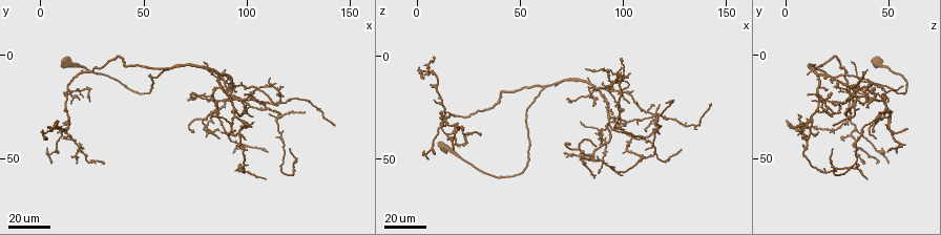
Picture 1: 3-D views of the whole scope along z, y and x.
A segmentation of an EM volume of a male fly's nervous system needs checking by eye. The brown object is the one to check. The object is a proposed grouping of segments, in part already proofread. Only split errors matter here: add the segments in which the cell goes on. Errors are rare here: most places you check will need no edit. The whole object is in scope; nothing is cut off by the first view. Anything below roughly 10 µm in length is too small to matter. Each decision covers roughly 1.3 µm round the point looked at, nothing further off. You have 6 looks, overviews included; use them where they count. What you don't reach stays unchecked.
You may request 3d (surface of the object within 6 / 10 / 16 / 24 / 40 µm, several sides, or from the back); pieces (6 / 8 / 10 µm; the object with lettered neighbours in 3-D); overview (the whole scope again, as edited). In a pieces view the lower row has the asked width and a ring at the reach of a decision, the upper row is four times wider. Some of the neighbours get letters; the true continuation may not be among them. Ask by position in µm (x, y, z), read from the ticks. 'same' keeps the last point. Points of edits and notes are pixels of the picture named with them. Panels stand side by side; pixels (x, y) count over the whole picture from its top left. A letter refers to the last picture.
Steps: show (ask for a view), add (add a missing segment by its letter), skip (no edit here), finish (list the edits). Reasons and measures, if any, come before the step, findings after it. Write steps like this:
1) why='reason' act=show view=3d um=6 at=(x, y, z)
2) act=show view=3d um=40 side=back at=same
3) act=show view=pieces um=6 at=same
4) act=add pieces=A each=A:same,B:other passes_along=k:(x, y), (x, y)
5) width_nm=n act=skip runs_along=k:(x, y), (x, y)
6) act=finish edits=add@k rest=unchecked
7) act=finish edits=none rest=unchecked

why='branch stops here' act=show view=3d um=24 at=(15, 18, 28)

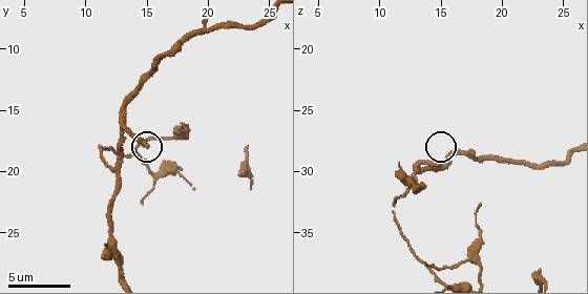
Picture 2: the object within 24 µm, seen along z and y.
act=show view=pieces um=10 at=(15.0, 17.8, 29.4)

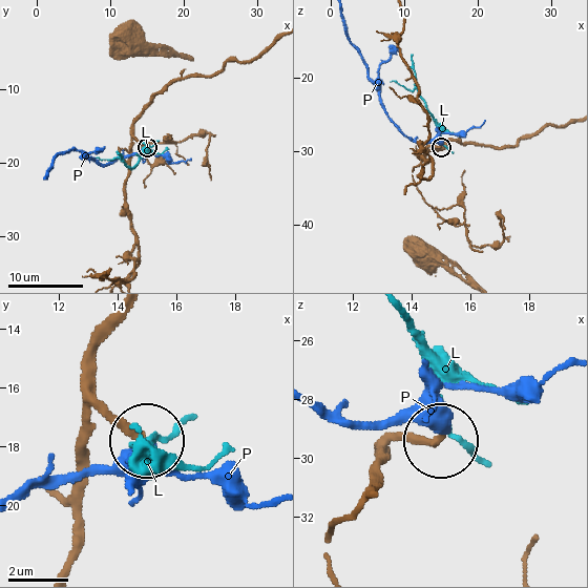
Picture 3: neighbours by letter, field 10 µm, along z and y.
width_nm=250 act=add pieces=P each=L:other,P:same found='it goes on there'

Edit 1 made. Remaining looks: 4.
act=show view=overview

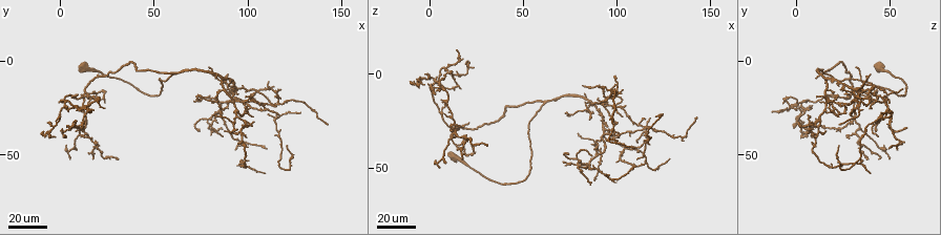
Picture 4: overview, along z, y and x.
why='thin end' act=show view=3d um=40 at=(89, 14, 56)

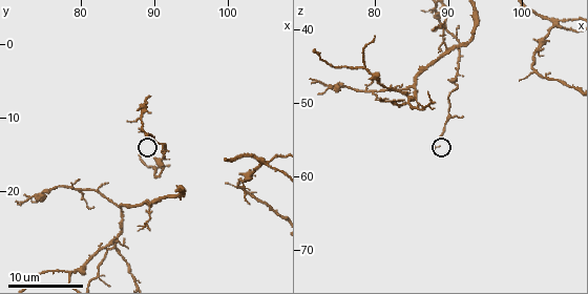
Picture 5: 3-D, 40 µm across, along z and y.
why='see the neighbours' act=show view=pieces um=8 at=(88.0, 14.5, 56.5)

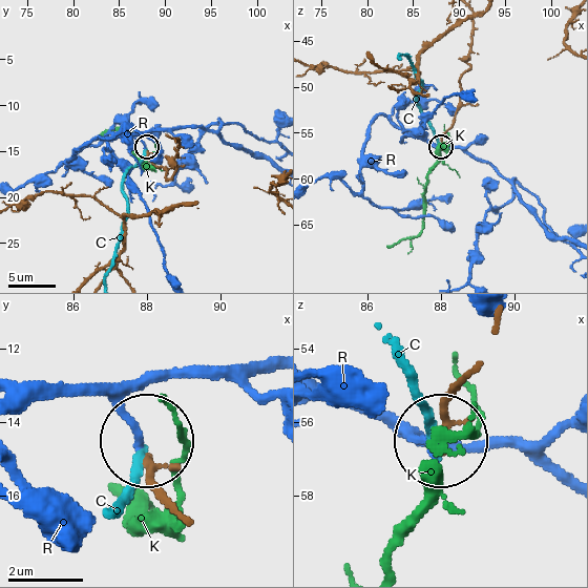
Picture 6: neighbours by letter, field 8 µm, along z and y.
act=skip each=C:other,K:other,R:other runs_along=6:(177, 509), (152, 485), (149, 457) found='none of them fits'

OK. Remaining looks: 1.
act=finish edits=add@3 rest=unchecked

